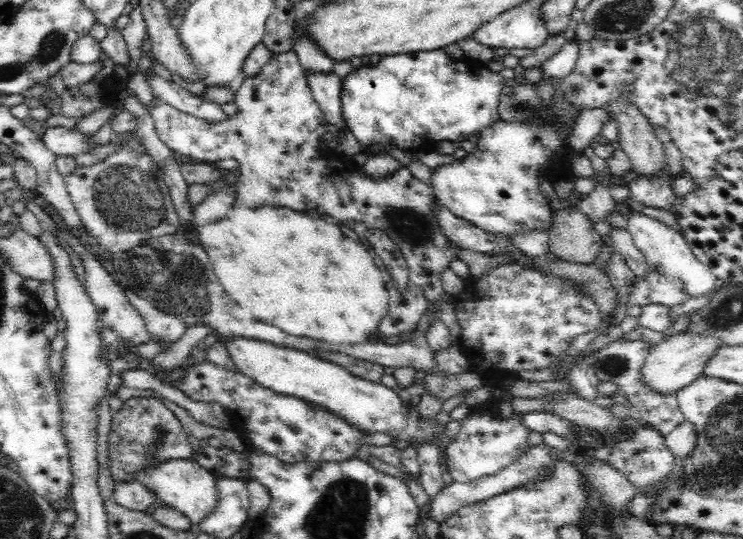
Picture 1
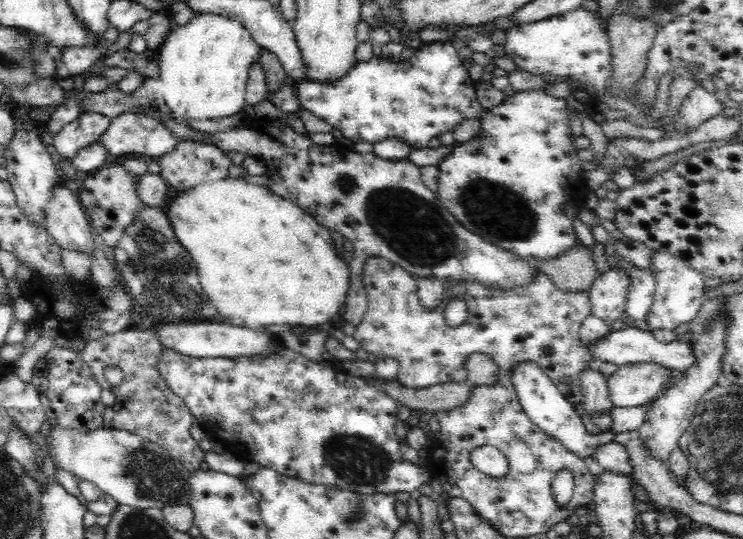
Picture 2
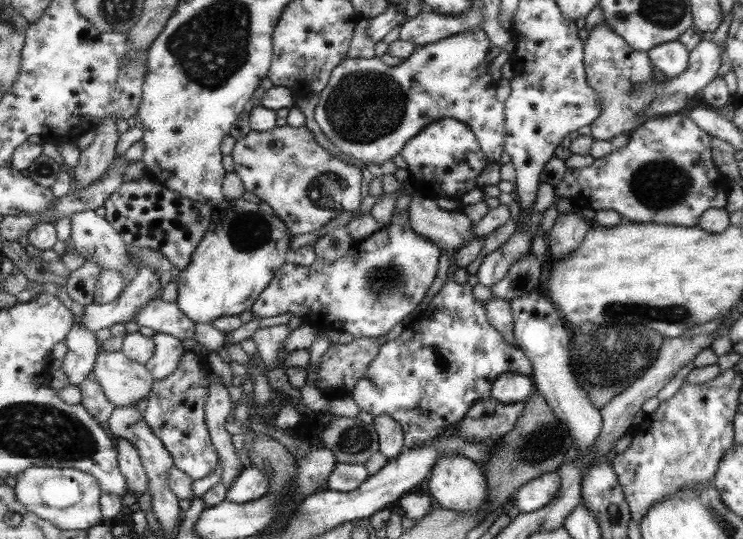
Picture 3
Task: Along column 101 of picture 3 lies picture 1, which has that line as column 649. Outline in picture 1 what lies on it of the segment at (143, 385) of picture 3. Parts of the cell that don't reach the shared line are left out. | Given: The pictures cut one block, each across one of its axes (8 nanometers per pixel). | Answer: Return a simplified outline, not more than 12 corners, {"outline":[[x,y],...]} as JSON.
{"outline":[[690,331],[650,348],[640,368],[656,393],[676,395],[723,346]]}

